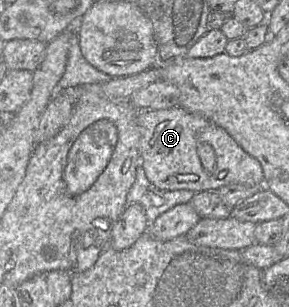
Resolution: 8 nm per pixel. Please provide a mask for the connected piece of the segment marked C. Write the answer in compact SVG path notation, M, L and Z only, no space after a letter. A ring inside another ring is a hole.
M182 107L139 110L136 124L140 132L140 153L146 177L162 190L187 189L193 192L216 190L228 184L264 187L260 162L245 152L222 127L202 115ZM207 143L215 152L215 168L206 170L199 158L198 144Z

